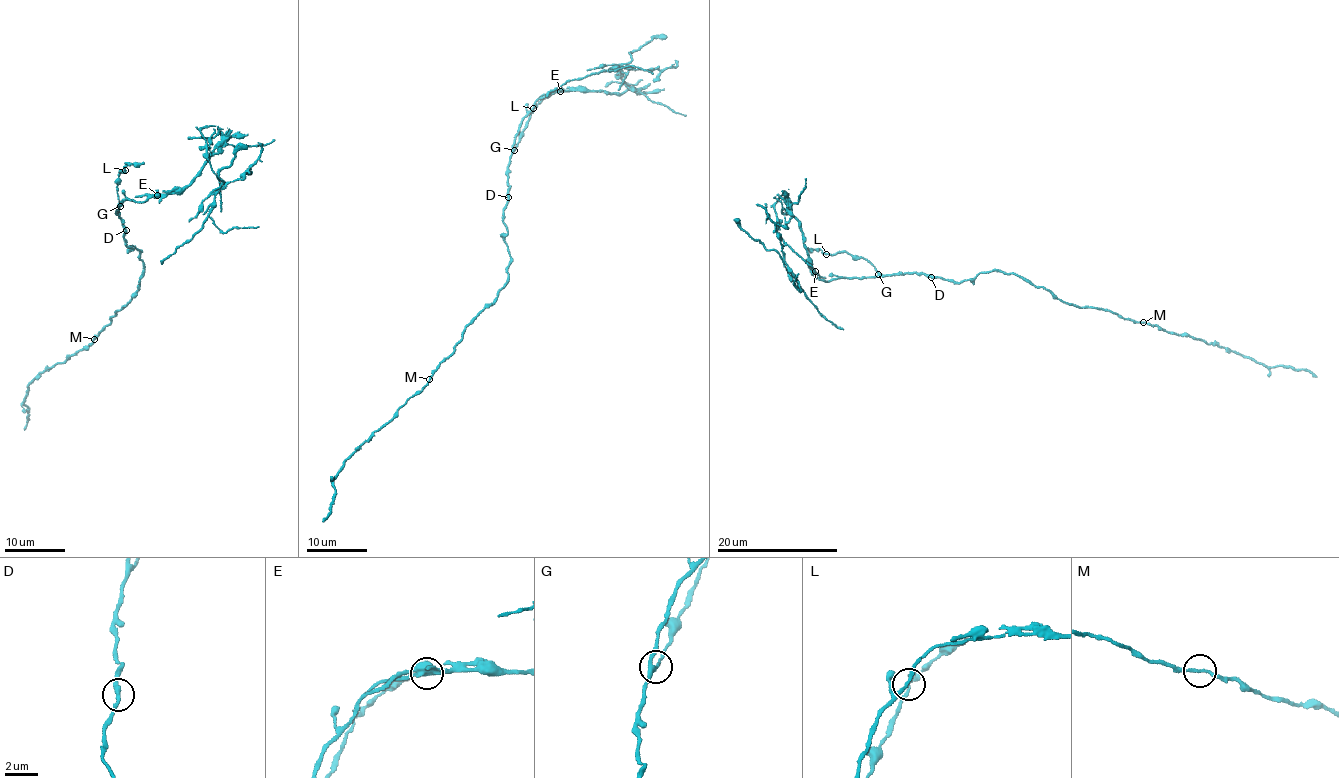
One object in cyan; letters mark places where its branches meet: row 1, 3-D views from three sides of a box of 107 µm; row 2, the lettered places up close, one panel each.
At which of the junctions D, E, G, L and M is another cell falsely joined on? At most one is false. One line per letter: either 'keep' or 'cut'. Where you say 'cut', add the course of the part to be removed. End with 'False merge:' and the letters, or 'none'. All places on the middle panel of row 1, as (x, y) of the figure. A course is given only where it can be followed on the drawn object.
D: keep
E: cut | (560, 91), (638, 93), (619, 76), (619, 70), (627, 72), (630, 68), (617, 65), (555, 88), (546, 96)
G: keep
L: keep
M: keep
False merge: E

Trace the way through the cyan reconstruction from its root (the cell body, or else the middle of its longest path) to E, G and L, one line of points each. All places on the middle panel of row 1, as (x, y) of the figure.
E: (507, 198), (508, 163), (518, 127), (538, 99), (560, 91)
G: (507, 198), (508, 163), (514, 150)
L: (507, 198), (510, 156), (516, 150), (519, 133), (533, 109)

